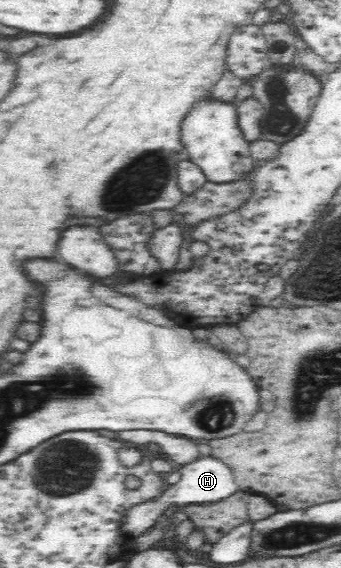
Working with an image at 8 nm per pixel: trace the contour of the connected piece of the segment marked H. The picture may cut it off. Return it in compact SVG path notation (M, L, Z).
M203 454L198 461L181 466L177 470L180 470L181 477L174 477L167 483L167 487L163 487L163 491L160 491L161 495L157 495L153 499L162 509L167 509L167 507L179 509L186 505L217 503L239 491L239 487L233 480L231 470L225 465L221 465L217 459L207 457L206 454Z

